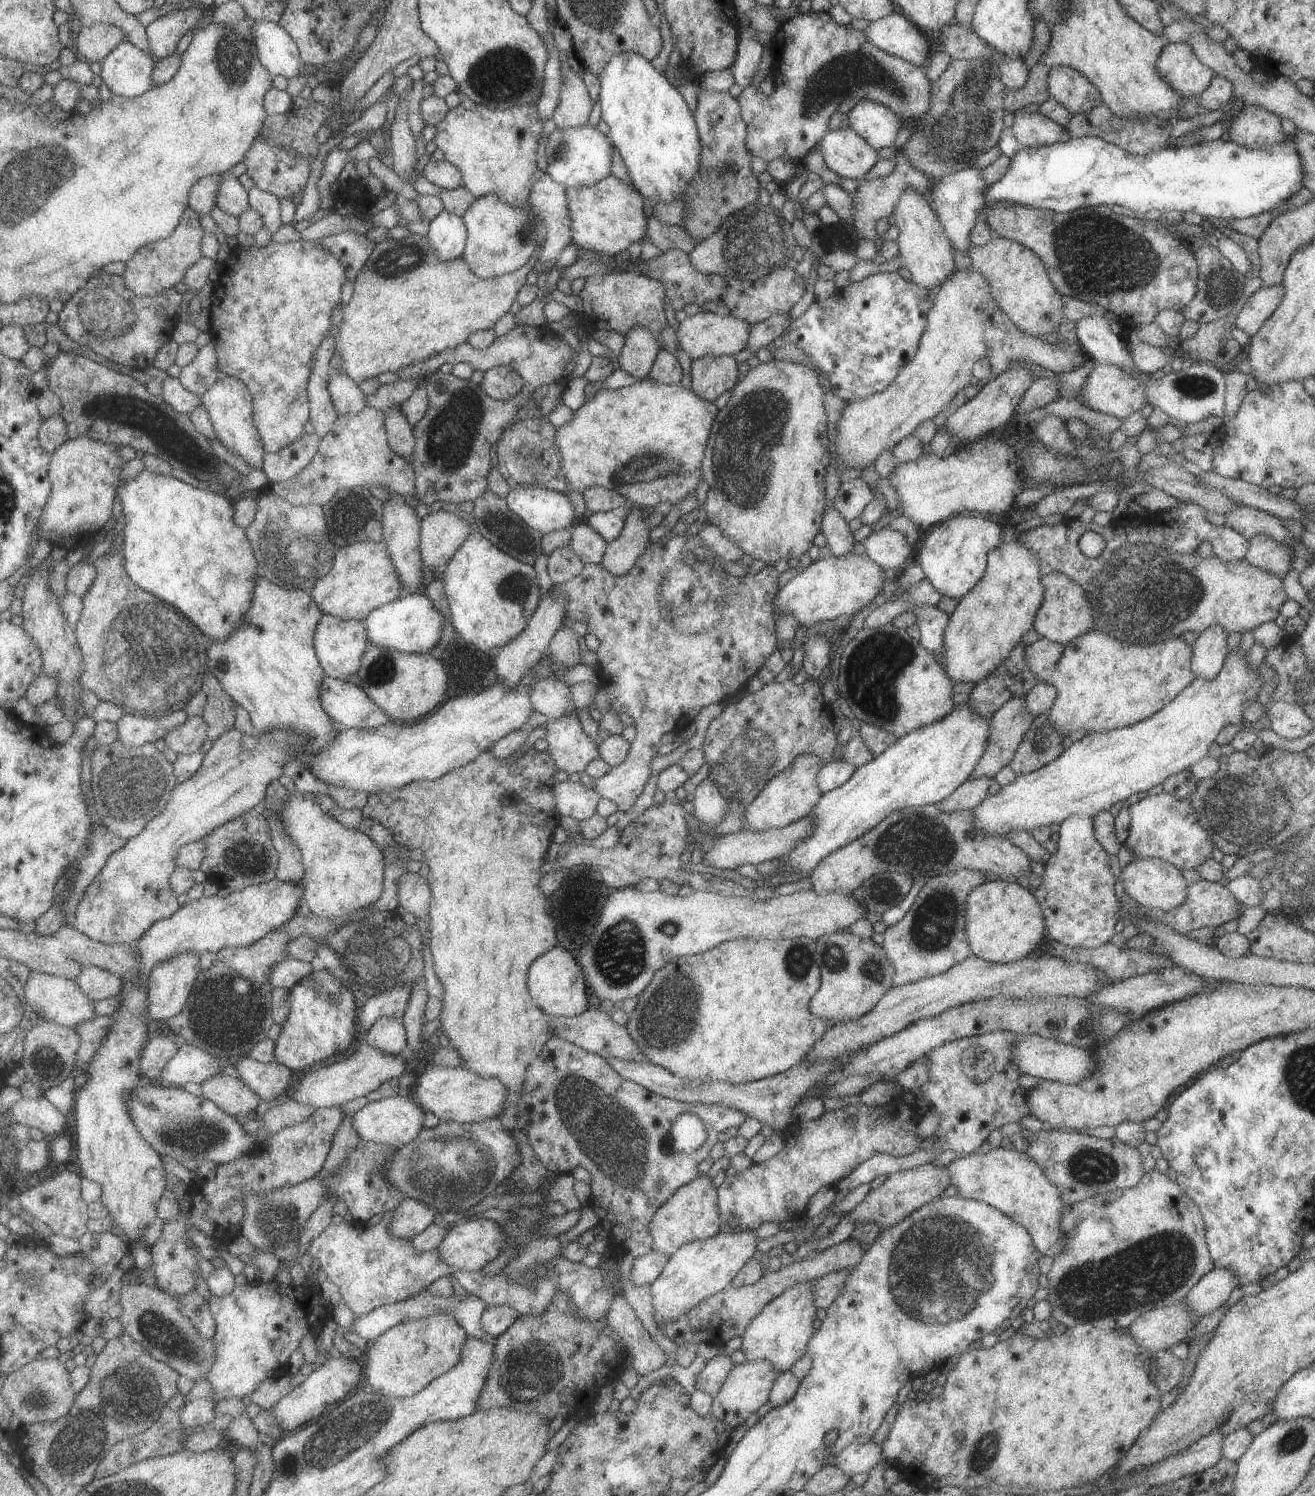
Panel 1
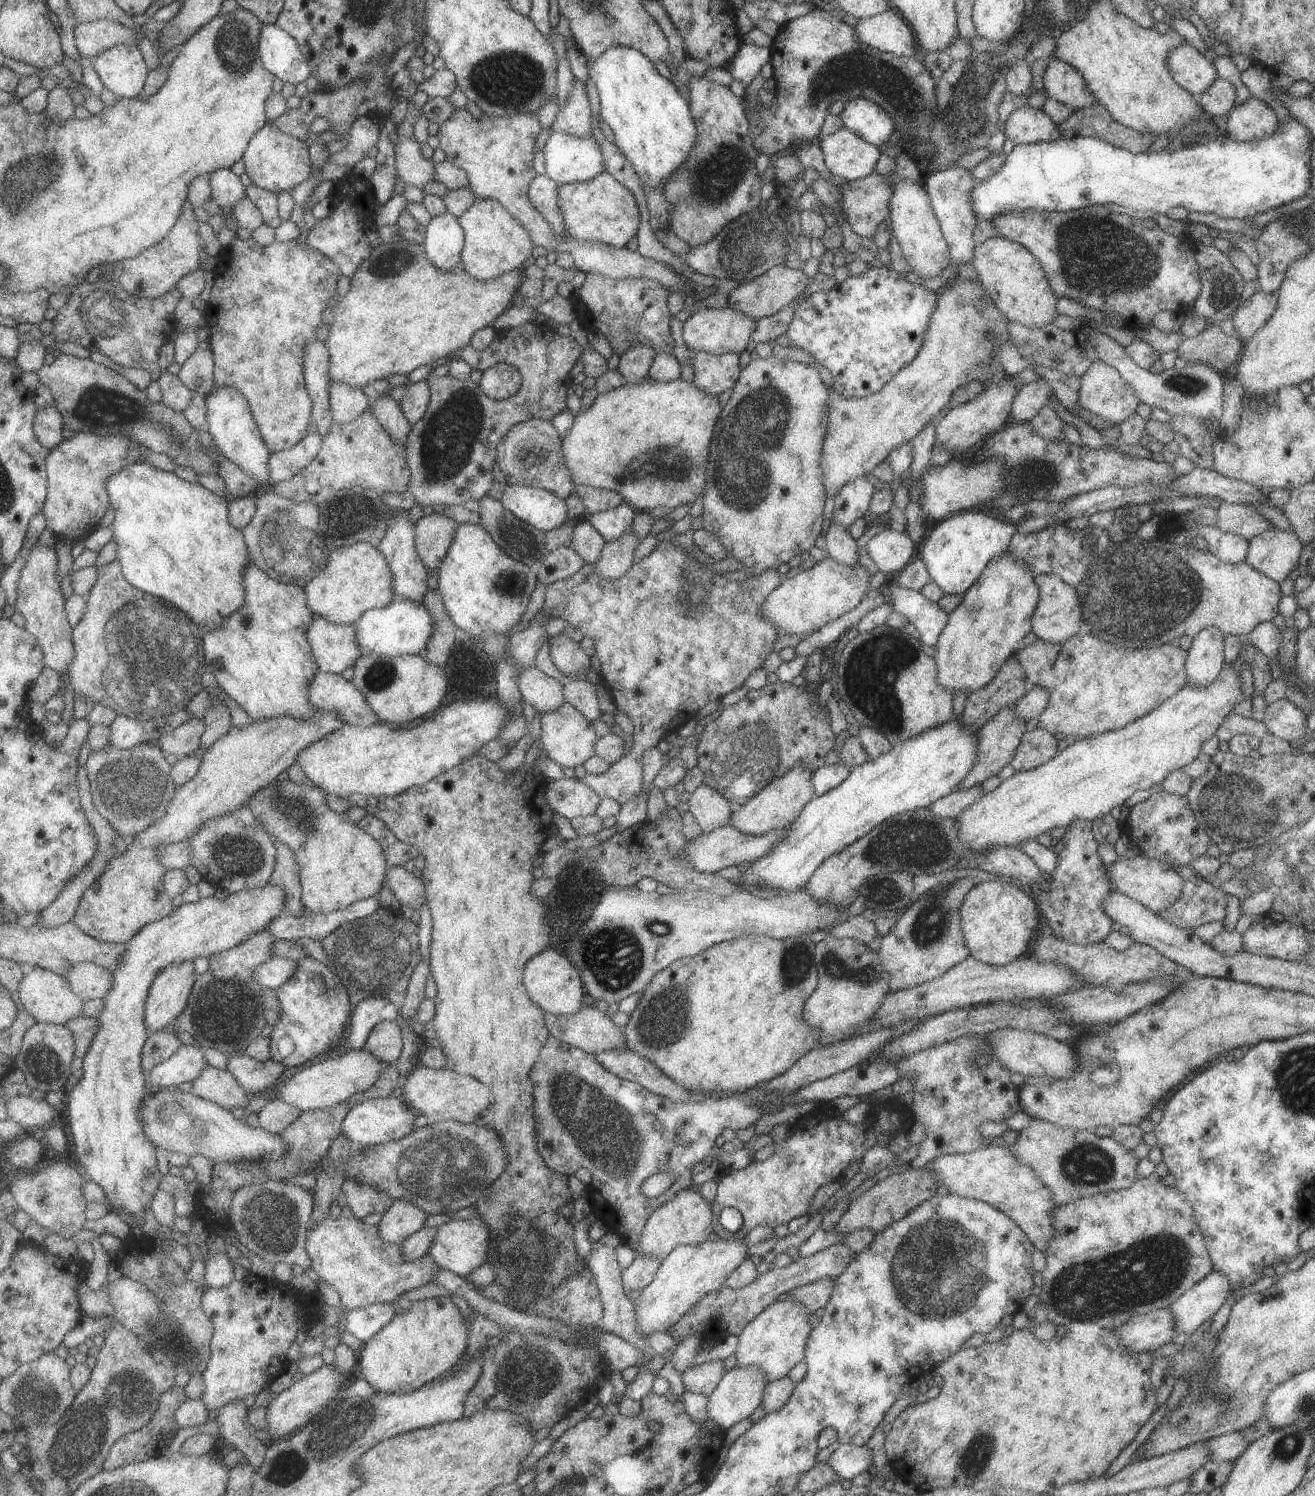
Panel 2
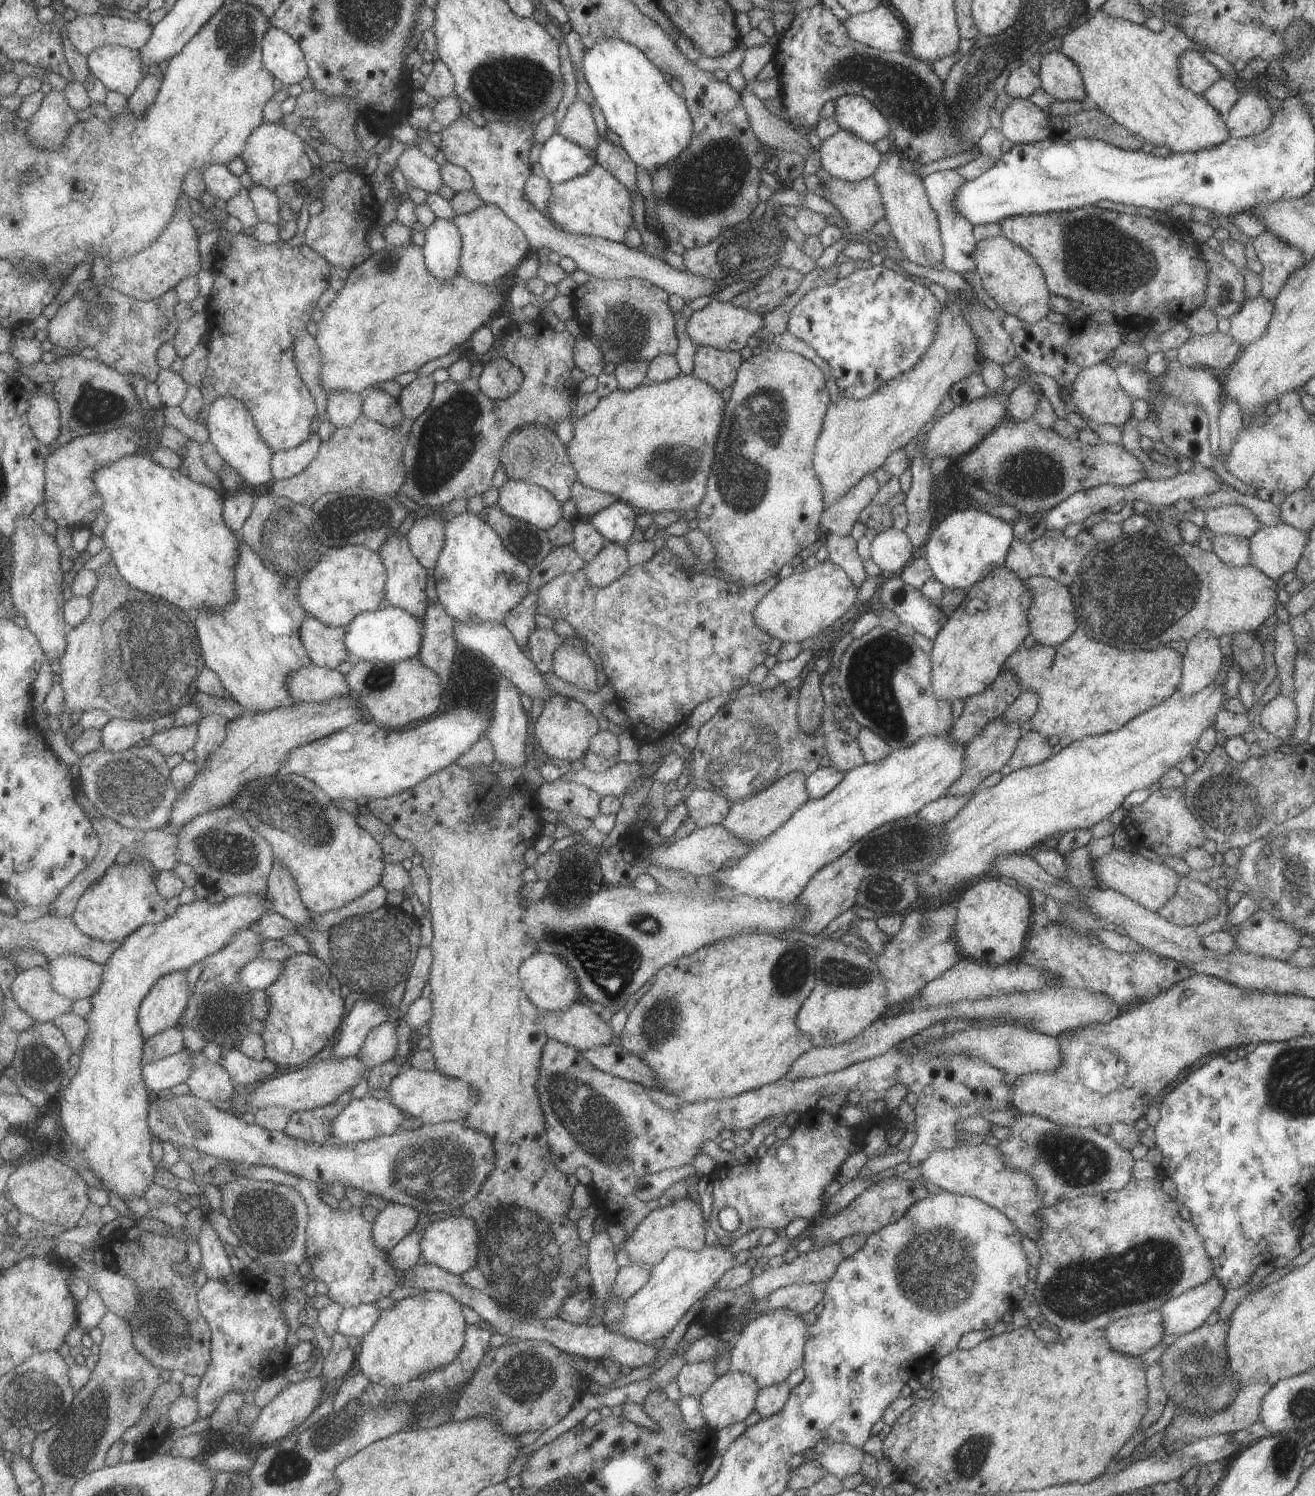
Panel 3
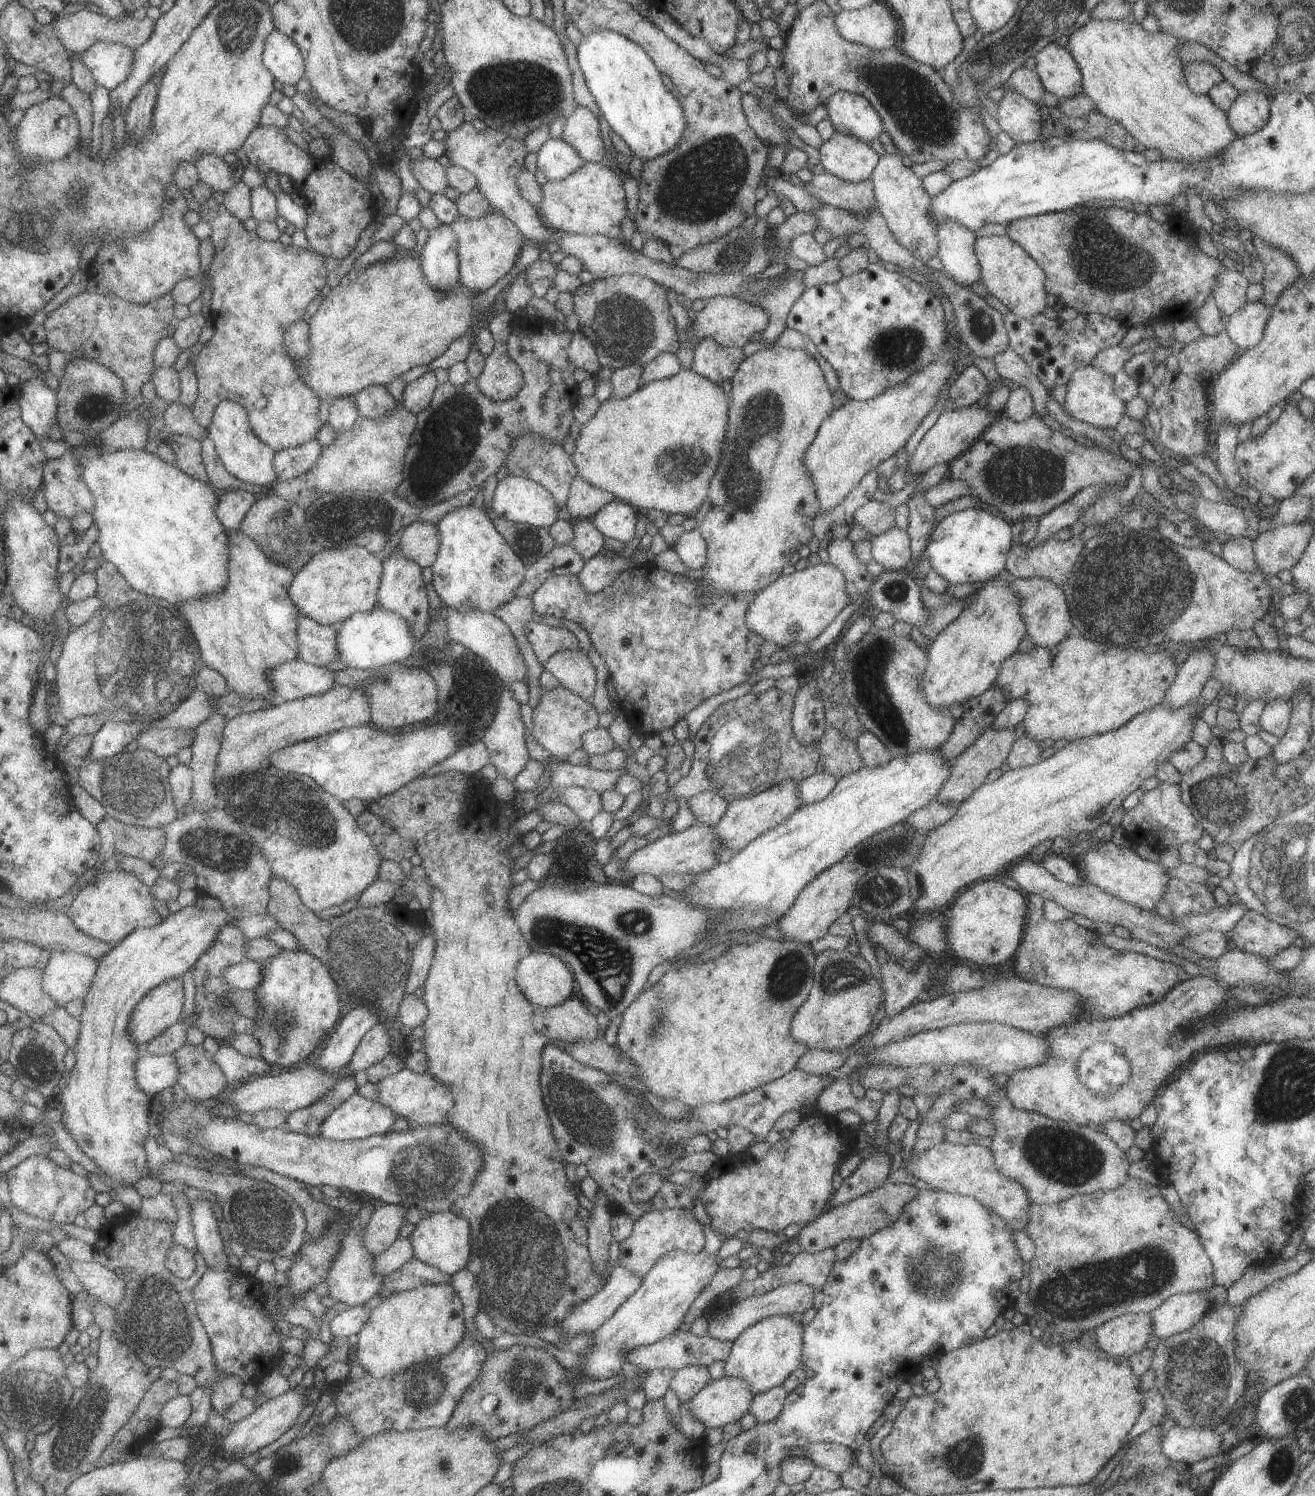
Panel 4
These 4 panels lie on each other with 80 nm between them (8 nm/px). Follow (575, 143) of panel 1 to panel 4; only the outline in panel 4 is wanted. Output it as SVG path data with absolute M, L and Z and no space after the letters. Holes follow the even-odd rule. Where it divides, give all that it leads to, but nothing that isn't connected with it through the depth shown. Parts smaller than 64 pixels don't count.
M550 137L537 152L537 168L553 181L566 178L586 163L564 139Z

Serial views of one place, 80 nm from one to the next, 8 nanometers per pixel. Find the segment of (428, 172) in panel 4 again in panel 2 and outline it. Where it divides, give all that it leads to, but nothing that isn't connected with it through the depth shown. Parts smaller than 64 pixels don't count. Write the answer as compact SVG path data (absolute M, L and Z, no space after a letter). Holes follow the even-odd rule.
M397 134L395 150L395 165L397 176L406 184L423 188L423 185L433 180L433 164L426 160L421 146L413 136L406 137Z

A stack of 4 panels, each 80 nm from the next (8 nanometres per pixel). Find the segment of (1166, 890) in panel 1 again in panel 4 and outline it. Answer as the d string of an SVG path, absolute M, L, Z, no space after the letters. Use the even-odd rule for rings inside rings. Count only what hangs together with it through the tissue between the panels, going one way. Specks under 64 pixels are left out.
M1106 841L1106 843L1095 846L1092 850L1086 852L1086 854L1080 855L1079 858L1080 861L1082 861L1082 864L1084 864L1083 869L1080 866L1080 870L1082 870L1082 875L1086 882L1090 882L1093 885L1100 887L1102 890L1120 897L1124 902L1129 902L1130 904L1149 911L1156 912L1157 904L1165 895L1165 891L1169 885L1169 880L1171 879L1169 872L1161 863L1146 860L1140 857L1136 852L1132 851L1132 849L1118 846L1112 843L1112 841Z

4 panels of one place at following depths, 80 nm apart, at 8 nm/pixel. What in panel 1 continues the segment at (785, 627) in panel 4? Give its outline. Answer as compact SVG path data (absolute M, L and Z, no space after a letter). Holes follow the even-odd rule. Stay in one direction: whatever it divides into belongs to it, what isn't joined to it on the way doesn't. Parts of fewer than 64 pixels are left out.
M866 553L828 555L824 559L815 559L783 586L775 596L775 610L788 613L797 618L799 626L815 629L825 620L851 618L859 610L868 606L882 590L886 579L884 570L878 566Z

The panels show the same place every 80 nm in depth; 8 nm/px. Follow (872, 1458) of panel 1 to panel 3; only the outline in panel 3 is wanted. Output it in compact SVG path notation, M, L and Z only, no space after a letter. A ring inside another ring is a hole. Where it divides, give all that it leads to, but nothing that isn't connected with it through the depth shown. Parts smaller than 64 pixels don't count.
M826 1443L815 1448L818 1450L818 1461L828 1473L845 1479L862 1472L860 1466L864 1460L864 1451L850 1443Z

